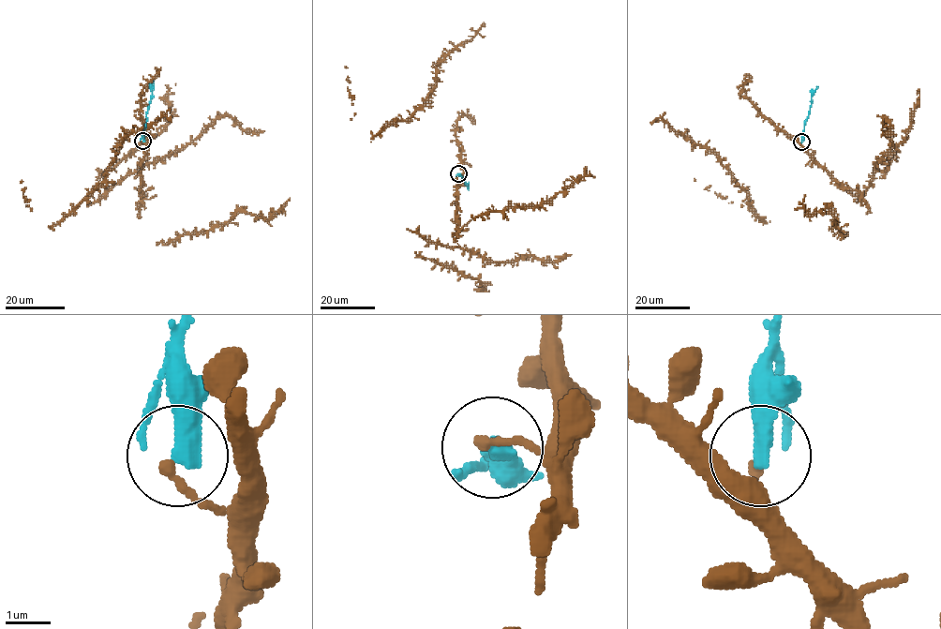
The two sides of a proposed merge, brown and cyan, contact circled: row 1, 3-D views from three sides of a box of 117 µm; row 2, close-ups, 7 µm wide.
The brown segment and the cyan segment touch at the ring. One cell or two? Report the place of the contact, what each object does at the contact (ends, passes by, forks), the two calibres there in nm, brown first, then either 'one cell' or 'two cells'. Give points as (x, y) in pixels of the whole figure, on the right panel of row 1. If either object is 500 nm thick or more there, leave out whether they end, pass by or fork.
(801, 142) | brown ends | cyan ends | 220/480 nm | two cells

